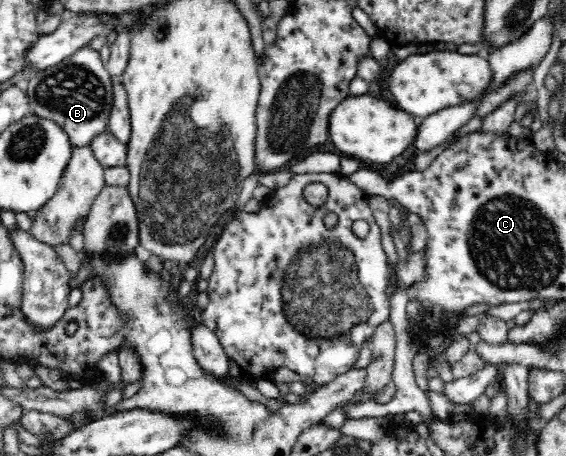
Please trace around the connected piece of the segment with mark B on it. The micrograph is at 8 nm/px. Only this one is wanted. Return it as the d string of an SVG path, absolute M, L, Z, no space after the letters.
M90 46L76 51L76 53L60 61L58 65L39 71L32 75L24 85L24 94L28 100L30 113L42 118L52 120L58 124L73 146L82 147L90 145L94 137L106 131L110 109L112 107L112 81L107 68L104 68L100 60L100 53L91 49Z

